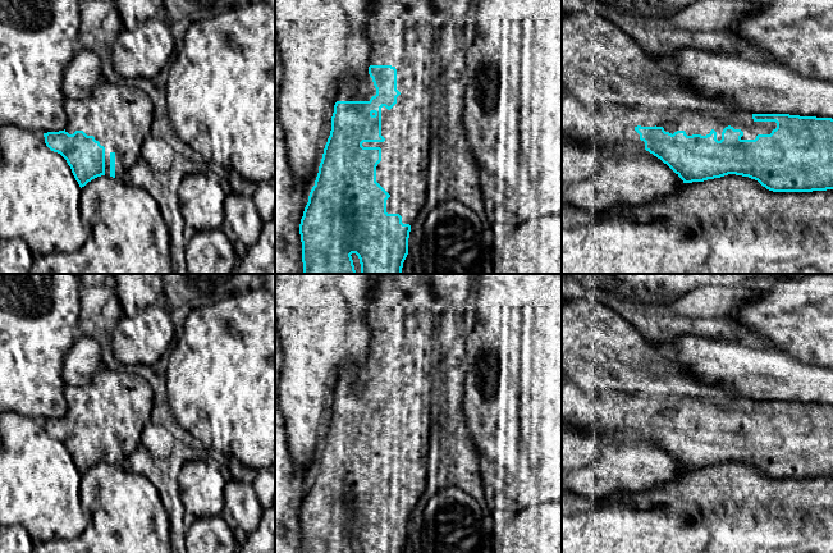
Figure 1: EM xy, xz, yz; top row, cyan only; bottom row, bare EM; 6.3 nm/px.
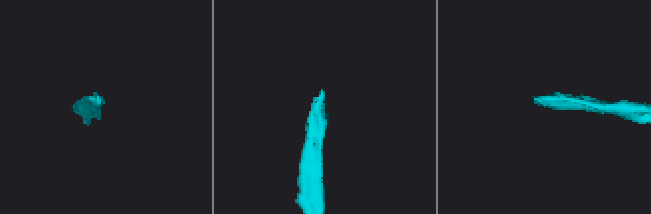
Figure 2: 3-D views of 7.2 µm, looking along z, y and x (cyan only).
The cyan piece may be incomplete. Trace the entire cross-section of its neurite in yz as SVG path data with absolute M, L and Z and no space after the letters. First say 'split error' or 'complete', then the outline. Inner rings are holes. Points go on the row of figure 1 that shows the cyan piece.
split error; M576 13L562 15L562 141L576 141L591 145L600 150L624 152L649 151L667 164L683 183L704 182L728 174L749 177L773 192L813 192L833 189L833 119L800 116L789 114L752 114L733 108L714 97L704 96L686 86L683 79L670 73L660 60L645 52L639 44L617 28L600 13L590 15Z

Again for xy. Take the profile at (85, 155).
split error; M102 78L88 97L65 99L64 109L67 128L44 133L44 137L46 146L67 160L79 187L101 175L124 178L141 159L142 143L151 133L154 104L150 95L134 84L110 83Z

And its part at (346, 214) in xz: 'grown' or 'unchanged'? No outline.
grown

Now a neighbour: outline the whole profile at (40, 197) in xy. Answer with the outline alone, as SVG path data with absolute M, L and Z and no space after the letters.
M15 124L0 128L0 150L0 241L22 238L33 255L78 251L87 239L79 209L82 188L67 160L46 146L42 133Z

